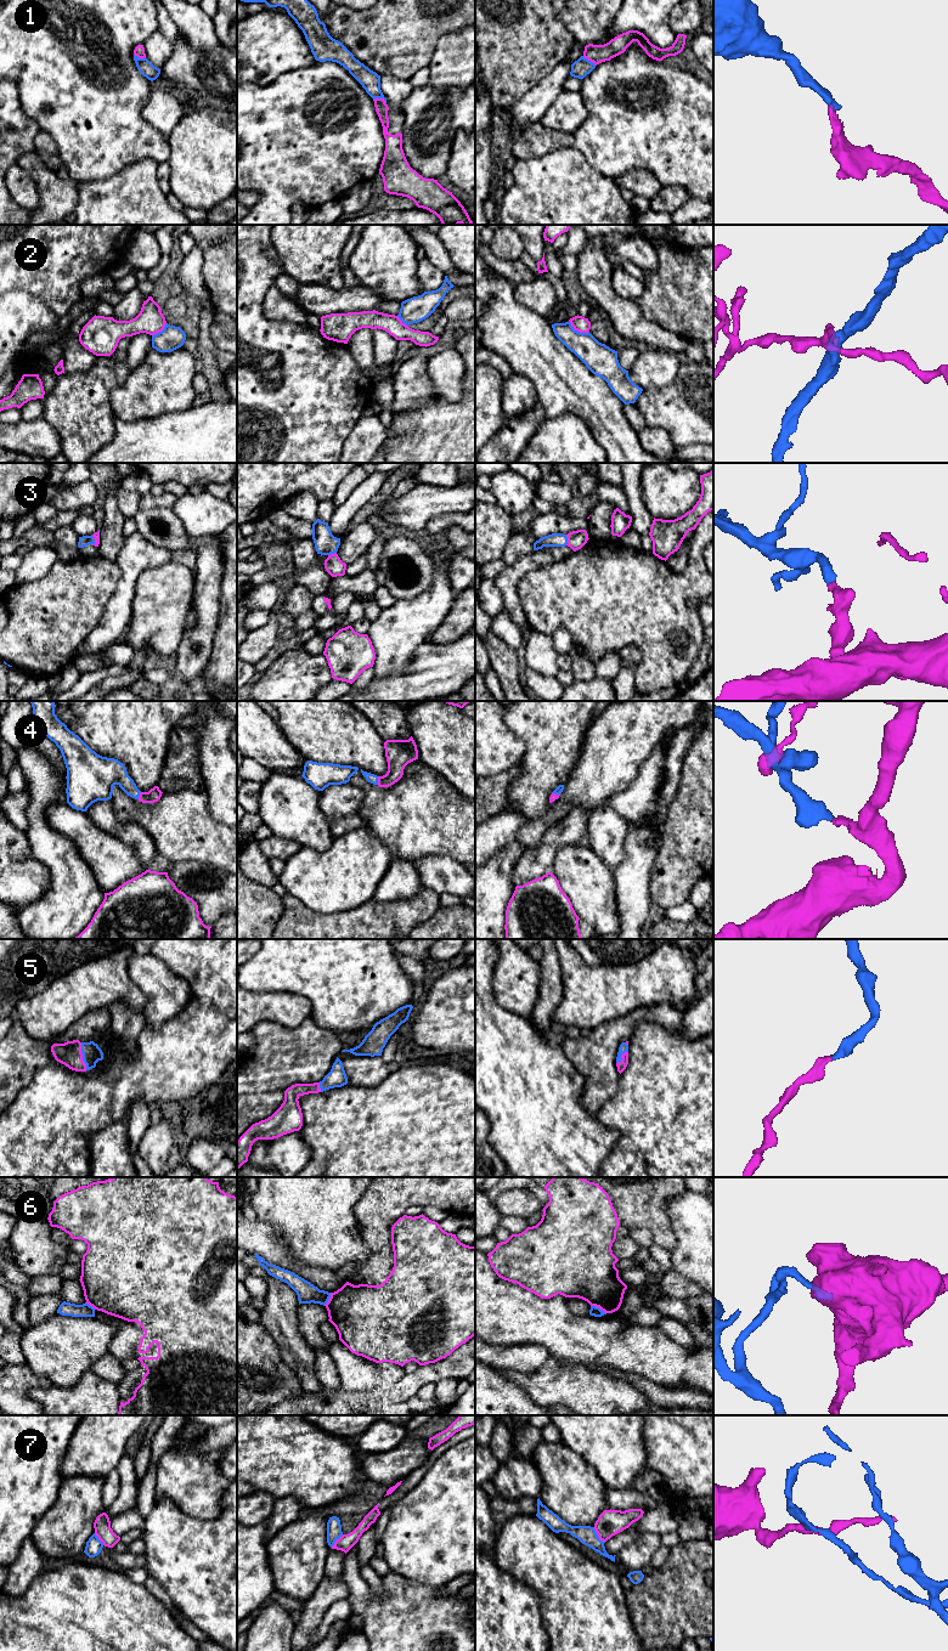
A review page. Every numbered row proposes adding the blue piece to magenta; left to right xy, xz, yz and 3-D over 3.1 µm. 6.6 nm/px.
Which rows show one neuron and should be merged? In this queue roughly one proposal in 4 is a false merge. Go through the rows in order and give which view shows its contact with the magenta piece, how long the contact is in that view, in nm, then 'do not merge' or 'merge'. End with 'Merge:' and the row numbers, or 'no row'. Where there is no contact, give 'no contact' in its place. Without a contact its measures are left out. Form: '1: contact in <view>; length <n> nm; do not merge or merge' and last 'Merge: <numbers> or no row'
1: contact in xz; length 90 nm; merge
2: contact in yz; length 150 nm; do not merge
3: contact in yz; length 70 nm; merge
4: contact in xz; length 60 nm; merge
5: contact in xy; length 190 nm; merge
6: contact in yz; length 120 nm; do not merge
7: contact in yz; length 130 nm; do not merge
Merge: 1, 3, 4, 5

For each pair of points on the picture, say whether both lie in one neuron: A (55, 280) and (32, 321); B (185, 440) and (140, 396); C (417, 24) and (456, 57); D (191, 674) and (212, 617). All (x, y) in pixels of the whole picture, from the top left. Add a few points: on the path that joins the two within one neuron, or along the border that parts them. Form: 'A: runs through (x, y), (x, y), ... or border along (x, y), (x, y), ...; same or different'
A: border along (15, 290), (32, 293), (57, 317); different
B: border along (187, 408), (131, 422); different
C: border along (462, 28), (446, 33), (438, 41), (427, 66); different
D: runs through (195, 660), (203, 648), (203, 632); same

